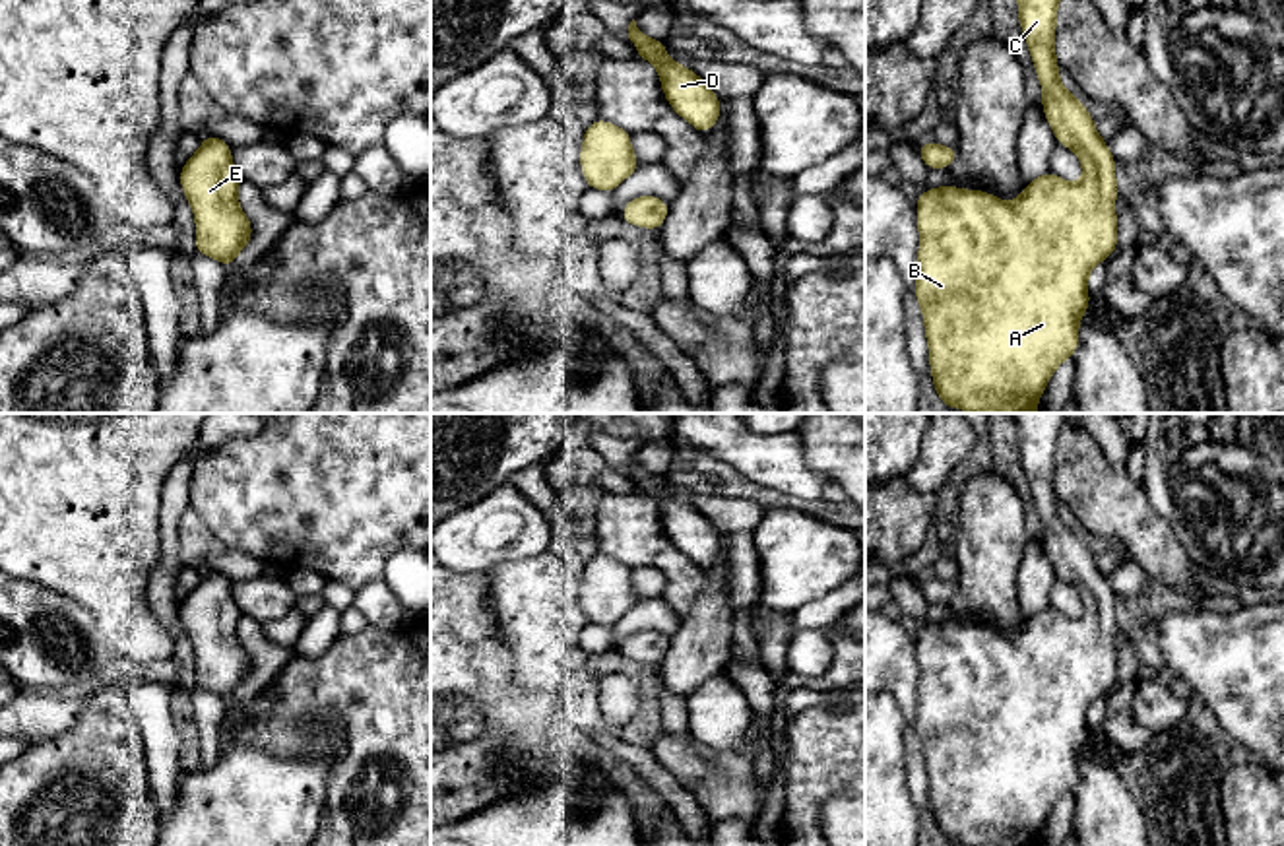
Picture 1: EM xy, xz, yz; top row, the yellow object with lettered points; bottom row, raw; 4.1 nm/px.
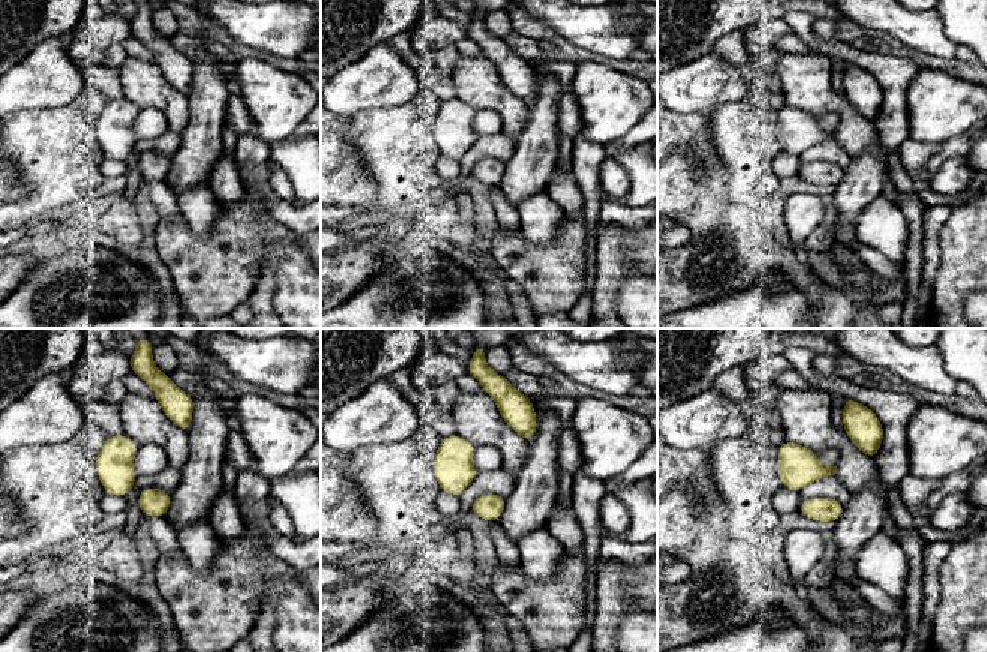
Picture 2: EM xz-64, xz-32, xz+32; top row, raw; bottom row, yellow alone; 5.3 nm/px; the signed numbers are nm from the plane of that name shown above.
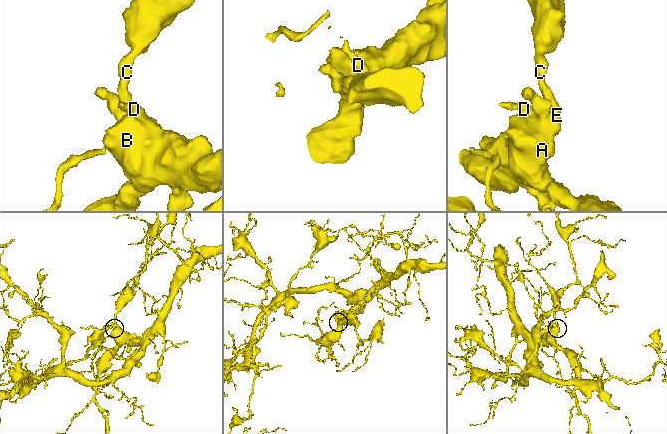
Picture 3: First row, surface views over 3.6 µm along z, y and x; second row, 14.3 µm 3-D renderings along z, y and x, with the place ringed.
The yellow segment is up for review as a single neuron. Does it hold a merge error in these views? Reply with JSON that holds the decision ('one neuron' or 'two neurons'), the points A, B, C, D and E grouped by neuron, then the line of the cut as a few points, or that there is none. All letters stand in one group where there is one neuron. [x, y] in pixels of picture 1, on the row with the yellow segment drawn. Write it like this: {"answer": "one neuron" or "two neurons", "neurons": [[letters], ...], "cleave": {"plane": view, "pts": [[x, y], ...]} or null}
{"answer": "one neuron", "neurons": [["A", "B", "C", "D", "E"]], "cleave": null}

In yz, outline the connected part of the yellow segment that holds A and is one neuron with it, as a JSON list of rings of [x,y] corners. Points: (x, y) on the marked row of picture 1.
[[[1016,0],[1018,2],[1018,21],[1024,33],[1026,45],[1032,54],[1032,62],[1038,74],[1038,80],[1043,87],[1042,107],[1045,118],[1055,134],[1057,144],[1071,147],[1084,169],[1080,182],[1071,184],[1063,180],[1053,171],[1043,173],[1042,177],[1030,180],[1016,202],[1003,202],[985,190],[964,190],[956,186],[927,188],[915,200],[917,208],[917,229],[919,229],[919,252],[917,252],[917,272],[914,293],[923,310],[923,326],[929,345],[929,365],[933,374],[933,386],[943,402],[948,407],[960,407],[970,413],[1036,413],[1036,406],[1053,374],[1053,371],[1078,349],[1078,322],[1080,316],[1090,310],[1088,297],[1088,274],[1090,270],[1106,260],[1117,250],[1117,215],[1115,215],[1115,198],[1117,198],[1117,180],[1115,180],[1115,157],[1107,151],[1107,142],[1100,138],[1094,126],[1094,118],[1088,109],[1071,95],[1059,83],[1059,64],[1055,60],[1055,25],[1057,25],[1057,6],[1059,0]]]

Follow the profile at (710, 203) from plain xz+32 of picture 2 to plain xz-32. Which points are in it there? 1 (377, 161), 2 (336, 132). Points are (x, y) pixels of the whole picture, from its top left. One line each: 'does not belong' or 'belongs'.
1: does not belong
2: belongs

